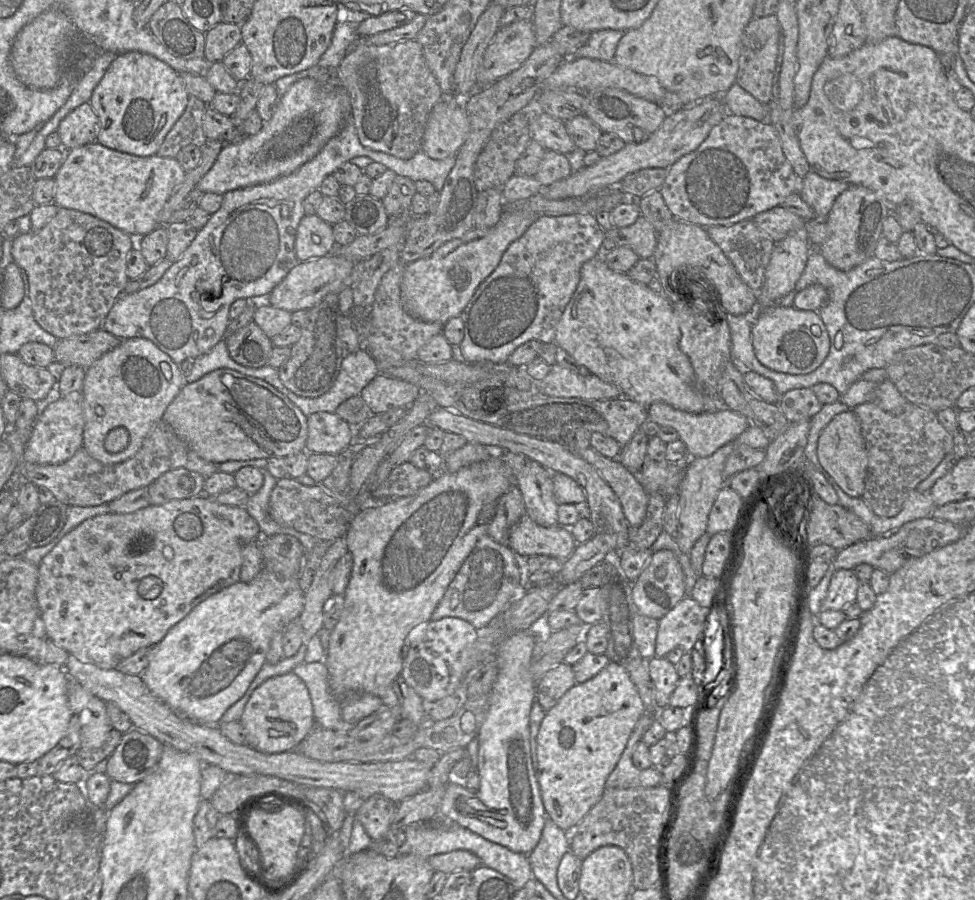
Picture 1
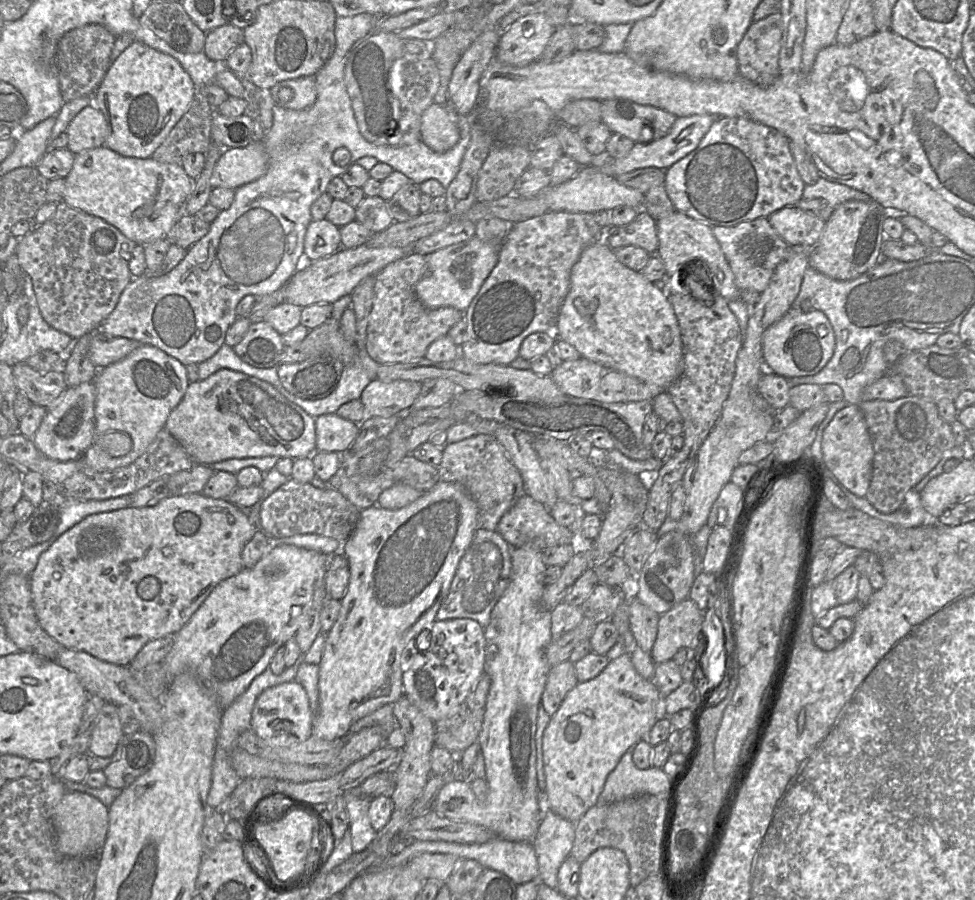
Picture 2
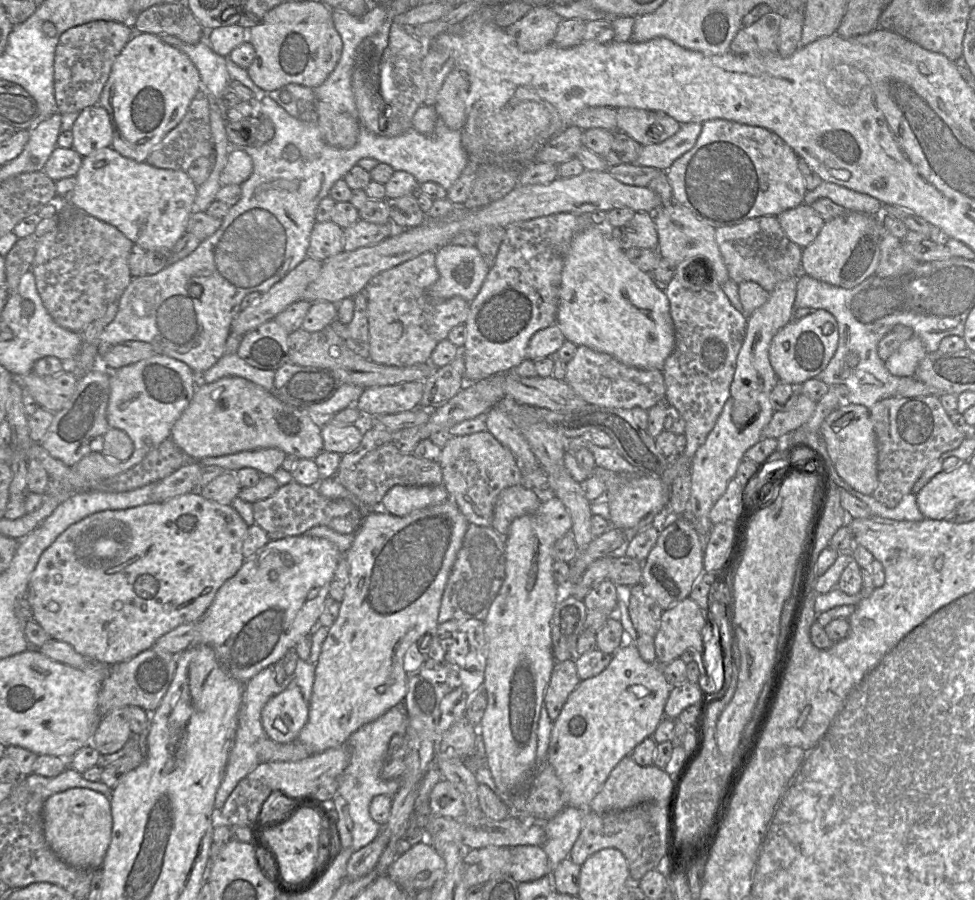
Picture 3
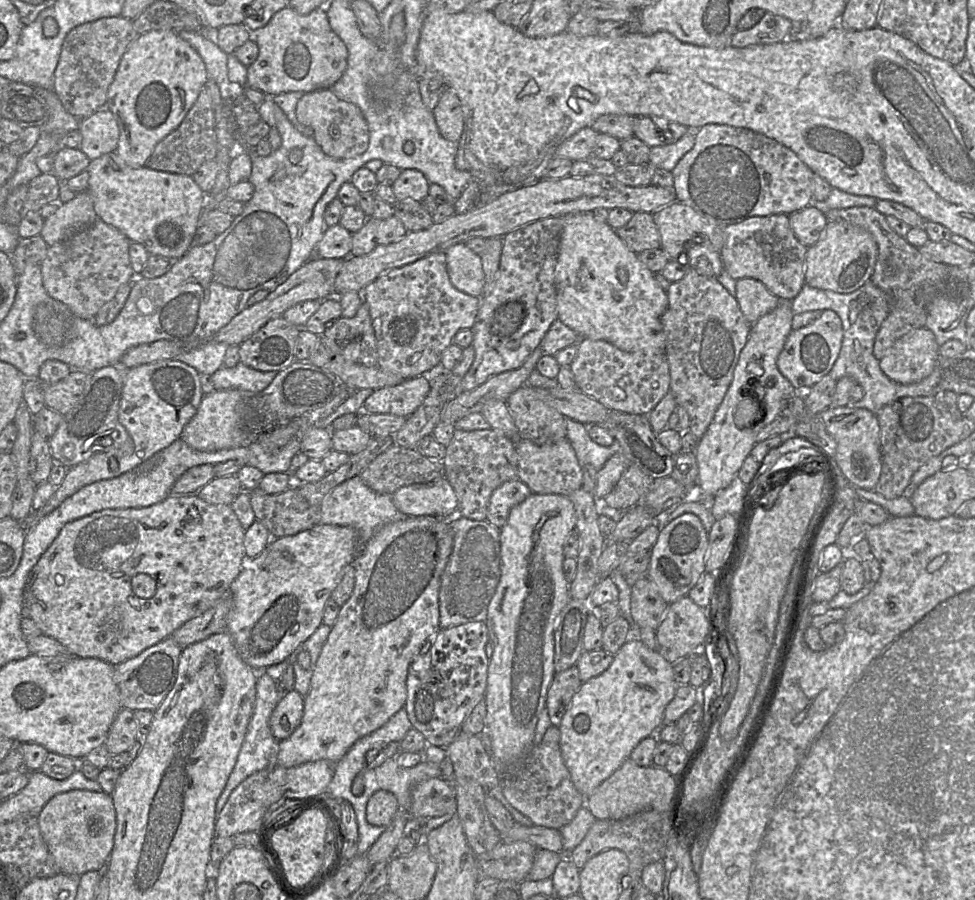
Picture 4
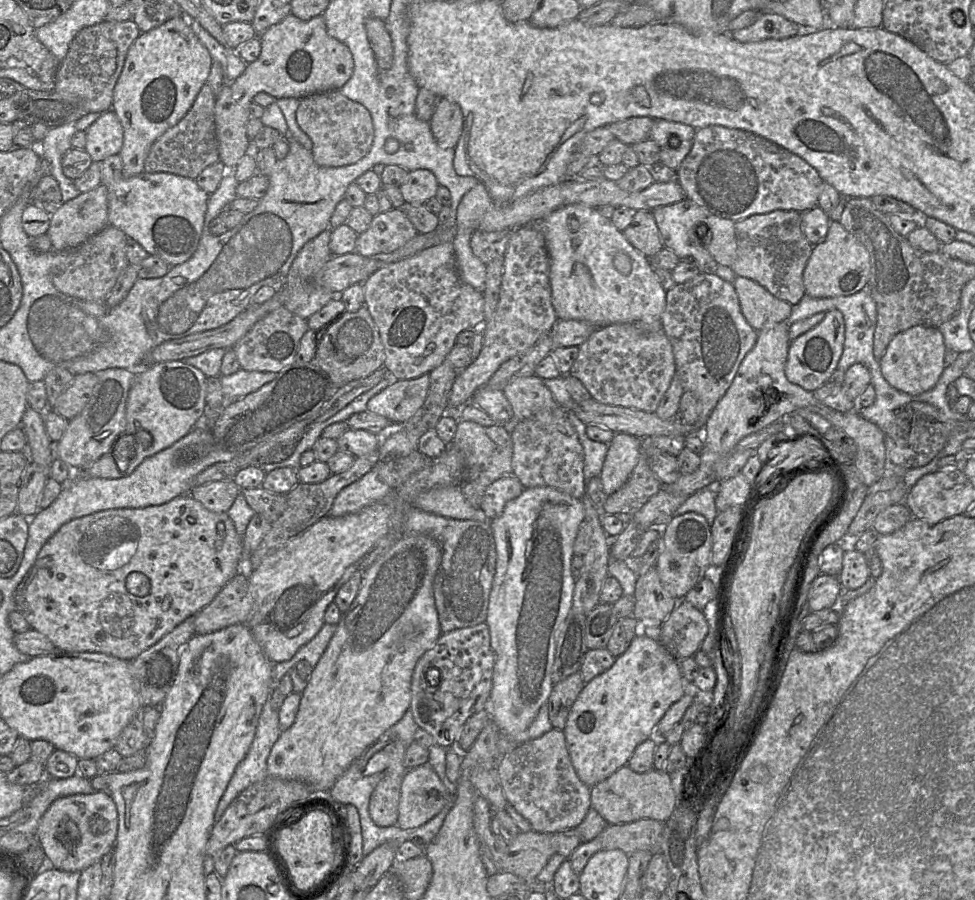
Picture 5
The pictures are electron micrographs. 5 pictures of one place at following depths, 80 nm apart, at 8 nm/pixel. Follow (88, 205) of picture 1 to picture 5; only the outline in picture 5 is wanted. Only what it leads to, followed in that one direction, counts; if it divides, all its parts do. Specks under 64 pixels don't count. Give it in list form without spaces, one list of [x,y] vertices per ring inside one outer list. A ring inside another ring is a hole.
[[[119,154],[101,162],[100,185],[107,188],[109,224],[134,239],[149,255],[163,259],[171,267],[187,261],[198,247],[210,194],[202,190],[195,179],[145,171],[124,178],[122,168]]]

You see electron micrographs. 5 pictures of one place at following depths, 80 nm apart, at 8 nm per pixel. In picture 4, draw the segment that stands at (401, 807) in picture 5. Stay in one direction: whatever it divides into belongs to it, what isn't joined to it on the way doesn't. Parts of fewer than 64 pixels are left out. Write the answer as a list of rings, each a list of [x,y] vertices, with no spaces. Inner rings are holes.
[[[439,777],[422,781],[413,787],[408,812],[411,824],[456,812],[457,803],[452,783]]]

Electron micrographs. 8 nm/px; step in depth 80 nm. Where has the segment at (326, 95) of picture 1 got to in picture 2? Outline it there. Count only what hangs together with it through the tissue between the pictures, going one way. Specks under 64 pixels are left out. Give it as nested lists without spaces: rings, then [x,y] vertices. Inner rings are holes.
[[[253,141],[245,147],[224,148],[210,183],[213,188],[237,189],[264,175],[267,166],[268,155],[261,141]]]

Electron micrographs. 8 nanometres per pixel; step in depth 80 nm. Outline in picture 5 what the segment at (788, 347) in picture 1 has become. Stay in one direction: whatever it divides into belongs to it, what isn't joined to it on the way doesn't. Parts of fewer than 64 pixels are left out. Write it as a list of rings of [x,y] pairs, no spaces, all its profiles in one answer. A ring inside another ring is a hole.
[[[839,310],[825,313],[824,319],[811,330],[792,340],[785,365],[787,379],[806,391],[814,392],[822,387],[837,369],[843,353],[845,323]]]

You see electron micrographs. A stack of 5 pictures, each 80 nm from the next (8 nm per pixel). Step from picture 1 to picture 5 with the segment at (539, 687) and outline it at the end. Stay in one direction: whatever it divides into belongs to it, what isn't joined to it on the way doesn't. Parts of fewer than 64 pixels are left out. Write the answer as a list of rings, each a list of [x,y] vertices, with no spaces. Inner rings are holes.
[[[580,671],[553,685],[547,701],[553,728],[560,730],[565,728],[569,712],[584,685]]]

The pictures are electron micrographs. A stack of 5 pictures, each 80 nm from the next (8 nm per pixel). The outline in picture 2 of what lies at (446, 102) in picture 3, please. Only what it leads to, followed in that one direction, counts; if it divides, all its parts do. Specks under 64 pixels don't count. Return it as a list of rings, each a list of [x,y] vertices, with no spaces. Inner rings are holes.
[[[490,28],[480,34],[456,63],[448,83],[448,105],[457,116],[467,115],[475,106],[480,79],[495,57],[500,33]]]

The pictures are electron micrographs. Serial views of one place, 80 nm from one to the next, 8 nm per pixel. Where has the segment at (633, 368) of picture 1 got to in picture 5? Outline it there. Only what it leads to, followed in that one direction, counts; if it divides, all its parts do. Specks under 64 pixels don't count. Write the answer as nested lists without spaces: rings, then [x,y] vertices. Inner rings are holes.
[[[571,204],[554,210],[532,224],[540,229],[545,238],[550,259],[551,301],[559,320],[586,321],[595,328],[635,323],[649,332],[663,330],[661,317],[666,306],[667,291],[658,281],[649,259],[627,241],[610,219],[600,215],[594,207]]]

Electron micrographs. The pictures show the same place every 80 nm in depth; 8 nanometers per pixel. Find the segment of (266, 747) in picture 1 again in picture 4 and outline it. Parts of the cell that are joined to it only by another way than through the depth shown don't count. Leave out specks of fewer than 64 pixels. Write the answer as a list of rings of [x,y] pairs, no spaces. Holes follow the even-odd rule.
[[[295,689],[284,693],[274,708],[269,725],[277,741],[287,739],[300,725],[304,711],[304,697]]]

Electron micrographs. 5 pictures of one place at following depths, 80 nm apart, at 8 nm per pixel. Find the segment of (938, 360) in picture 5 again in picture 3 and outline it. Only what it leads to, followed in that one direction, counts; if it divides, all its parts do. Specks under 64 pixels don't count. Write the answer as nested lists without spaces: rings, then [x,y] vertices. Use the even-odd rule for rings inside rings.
[[[917,336],[901,344],[901,346],[884,361],[885,367],[897,377],[914,377],[919,363],[926,356],[927,351]]]

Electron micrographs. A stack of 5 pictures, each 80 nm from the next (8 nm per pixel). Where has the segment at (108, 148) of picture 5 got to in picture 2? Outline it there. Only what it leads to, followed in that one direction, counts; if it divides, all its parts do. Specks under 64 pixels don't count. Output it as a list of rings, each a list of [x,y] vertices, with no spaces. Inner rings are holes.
[[[94,103],[84,107],[69,123],[67,148],[78,154],[84,150],[104,146],[108,124],[104,114]]]

